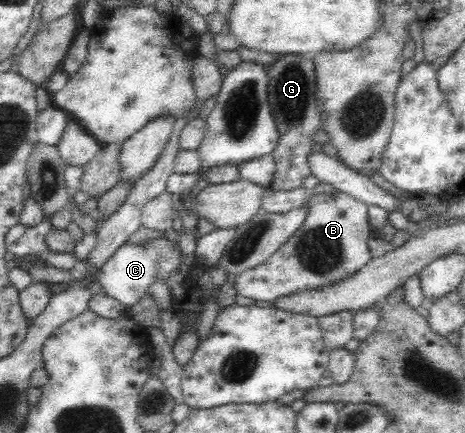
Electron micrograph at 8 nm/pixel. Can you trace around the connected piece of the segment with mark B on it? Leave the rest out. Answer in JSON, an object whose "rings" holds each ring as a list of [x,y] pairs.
{"rings":[[[322,188],[309,192],[307,212],[300,227],[264,263],[245,269],[241,274],[236,275],[233,284],[236,295],[252,300],[272,301],[281,295],[288,295],[304,288],[317,288],[322,284],[355,274],[372,258],[367,246],[367,237],[372,231],[367,220],[367,207],[365,203],[341,191]]]}

